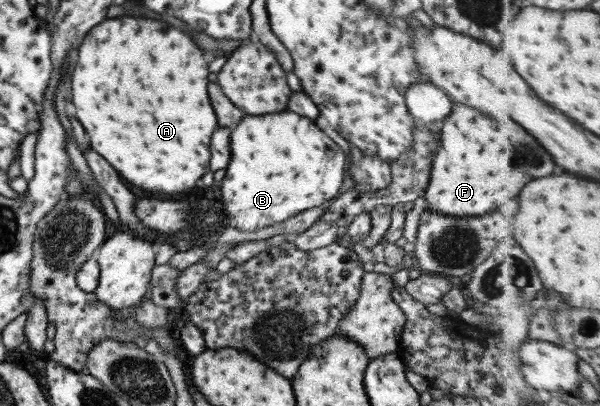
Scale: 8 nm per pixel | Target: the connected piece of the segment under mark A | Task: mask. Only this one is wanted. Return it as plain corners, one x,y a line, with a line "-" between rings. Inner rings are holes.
119,16
113,19
102,19
98,24
83,36
77,46
77,59
73,66
70,77
70,108
74,118
82,124
86,130
86,140
90,140
94,152
98,152
112,168
118,170
118,174
128,180
134,186
140,186
140,190
146,192
158,192
158,194
178,194
178,192
188,192
196,180
208,170
208,138
216,130
216,116
210,108
208,94
206,94
206,62
202,58
202,52
192,44
192,40
178,32
176,28
156,22
156,20
146,20
144,16

